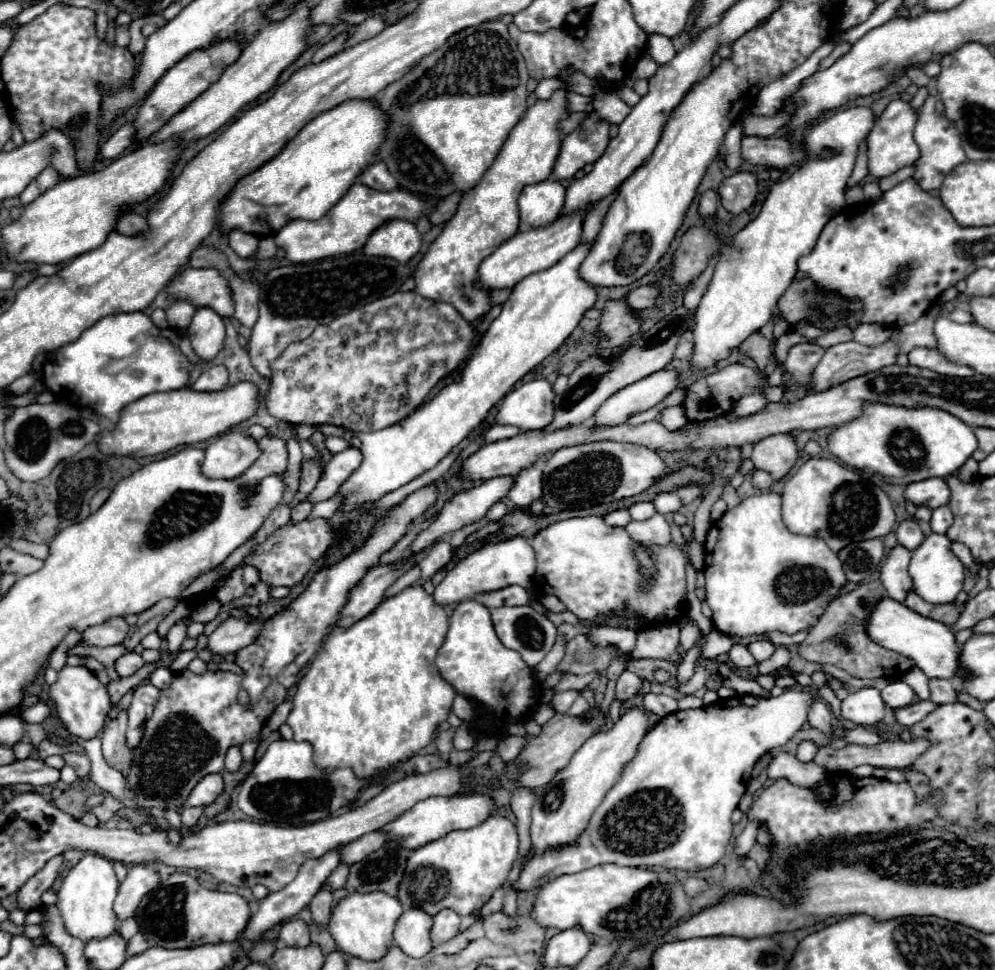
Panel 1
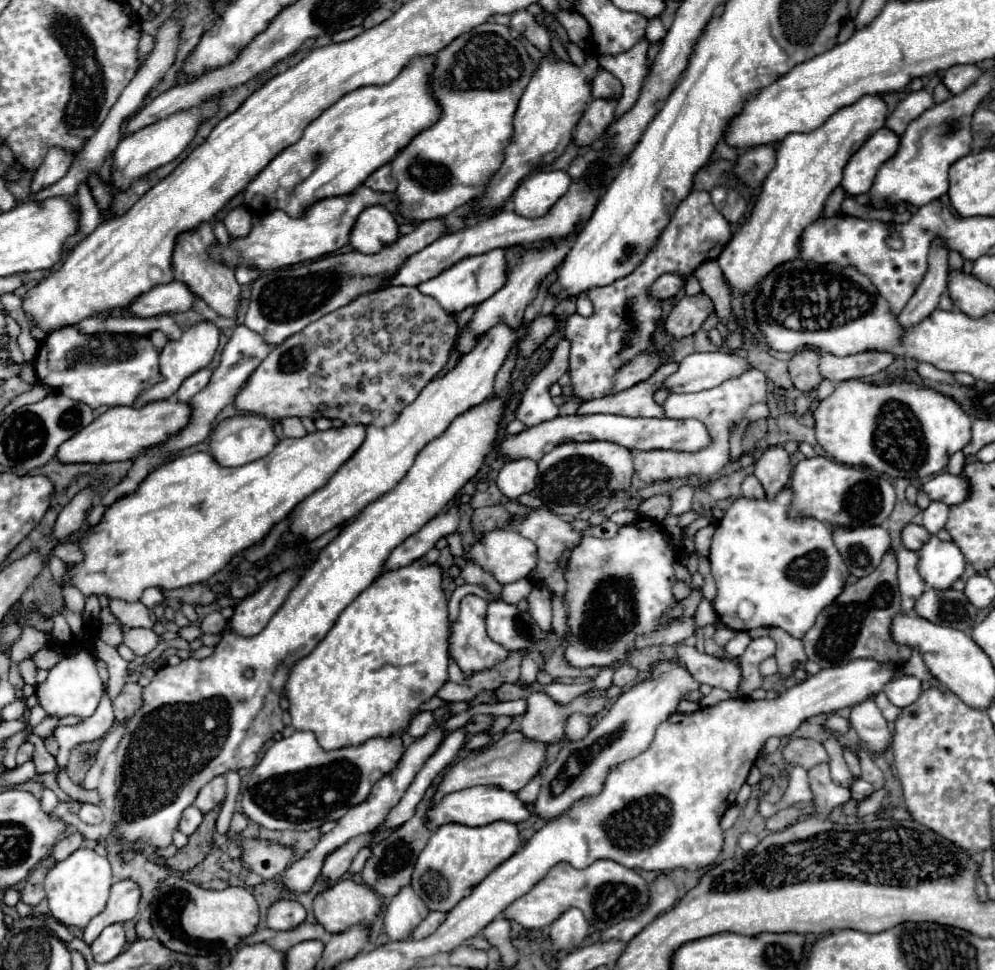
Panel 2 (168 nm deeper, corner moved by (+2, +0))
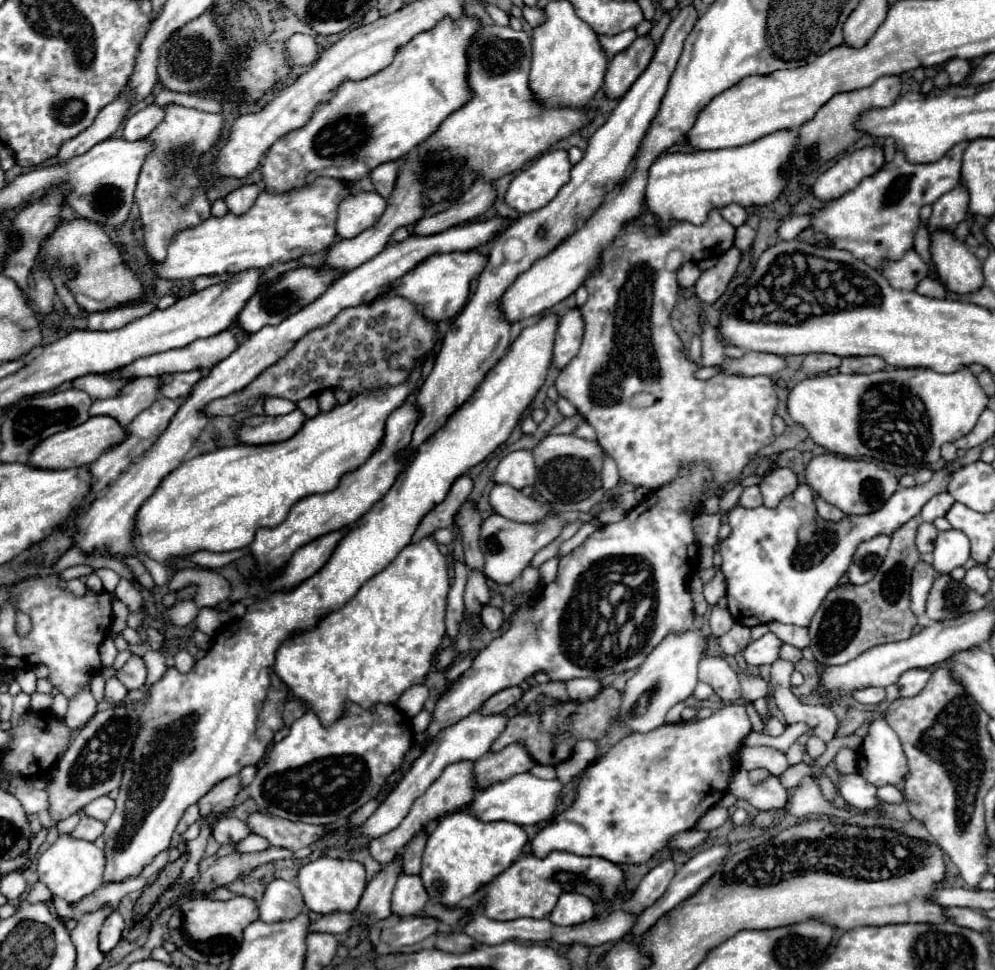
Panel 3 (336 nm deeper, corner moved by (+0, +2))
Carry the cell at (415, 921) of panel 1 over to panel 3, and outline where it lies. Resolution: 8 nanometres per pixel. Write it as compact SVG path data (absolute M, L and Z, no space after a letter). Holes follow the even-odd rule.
M402 873L392 895L392 913L398 917L418 915L428 903L428 893L418 875Z

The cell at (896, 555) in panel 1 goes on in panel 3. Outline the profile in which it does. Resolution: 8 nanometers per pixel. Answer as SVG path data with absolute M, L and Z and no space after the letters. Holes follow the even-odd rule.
M920 561L912 573L912 585L910 585L910 607L914 615L922 615L926 611L926 599L934 579L936 571L932 569L932 565Z

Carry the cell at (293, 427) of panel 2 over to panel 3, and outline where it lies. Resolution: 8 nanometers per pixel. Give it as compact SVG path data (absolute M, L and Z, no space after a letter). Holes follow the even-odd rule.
M264 397L264 413L266 415L286 415L294 409L296 405L288 399L280 399L280 397Z

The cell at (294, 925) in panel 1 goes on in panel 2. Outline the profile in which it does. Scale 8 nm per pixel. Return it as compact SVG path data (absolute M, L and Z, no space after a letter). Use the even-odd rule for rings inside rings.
M278 901L270 907L266 925L274 931L290 931L306 921L306 909L296 901Z

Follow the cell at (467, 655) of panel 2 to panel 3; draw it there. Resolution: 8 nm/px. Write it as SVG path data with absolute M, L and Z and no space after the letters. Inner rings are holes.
M470 569L466 593L464 593L464 605L472 615L478 615L484 603L490 601L490 591L486 585L486 575L478 569Z

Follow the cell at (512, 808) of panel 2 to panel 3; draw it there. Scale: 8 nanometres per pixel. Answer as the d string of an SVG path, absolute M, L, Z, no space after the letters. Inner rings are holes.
M520 773L508 781L496 783L484 791L476 793L476 799L472 801L472 815L476 815L482 821L510 821L516 825L536 825L542 821L548 821L562 797L564 785L558 779L538 779L532 773Z

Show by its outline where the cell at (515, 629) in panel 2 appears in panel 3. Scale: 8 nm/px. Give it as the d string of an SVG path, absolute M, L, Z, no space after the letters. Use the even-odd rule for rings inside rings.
M484 607L482 613L480 613L480 621L482 621L482 625L484 625L486 629L498 631L498 629L504 625L506 617L502 615L502 611L500 611L498 607Z

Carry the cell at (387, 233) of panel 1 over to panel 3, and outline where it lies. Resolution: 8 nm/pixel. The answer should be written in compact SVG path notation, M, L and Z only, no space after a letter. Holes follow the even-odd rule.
M352 191L338 205L336 233L342 239L370 229L386 211L386 199L376 191Z

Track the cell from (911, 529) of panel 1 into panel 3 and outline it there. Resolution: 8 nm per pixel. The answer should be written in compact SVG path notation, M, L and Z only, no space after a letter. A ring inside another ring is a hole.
M922 523L918 527L918 535L916 535L916 547L922 555L932 553L934 549L934 539L938 537L938 529L932 523Z

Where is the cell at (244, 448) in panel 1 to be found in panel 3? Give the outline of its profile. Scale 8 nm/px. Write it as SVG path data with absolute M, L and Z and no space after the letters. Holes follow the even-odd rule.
M296 407L288 415L280 417L250 417L240 429L240 441L248 445L264 445L264 443L278 443L286 441L300 431L304 425L306 415Z

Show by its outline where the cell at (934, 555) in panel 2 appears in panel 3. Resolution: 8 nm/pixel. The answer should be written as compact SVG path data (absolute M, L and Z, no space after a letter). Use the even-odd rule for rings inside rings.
M940 531L938 539L934 541L934 553L932 553L932 567L938 575L946 575L956 567L962 567L970 557L970 541L968 537L958 531Z

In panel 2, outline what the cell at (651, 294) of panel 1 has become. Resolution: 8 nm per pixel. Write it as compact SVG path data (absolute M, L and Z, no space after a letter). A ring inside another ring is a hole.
M662 275L650 287L650 297L658 299L658 301L670 299L670 297L674 297L680 291L682 283L684 283L684 279L678 277L678 275Z

